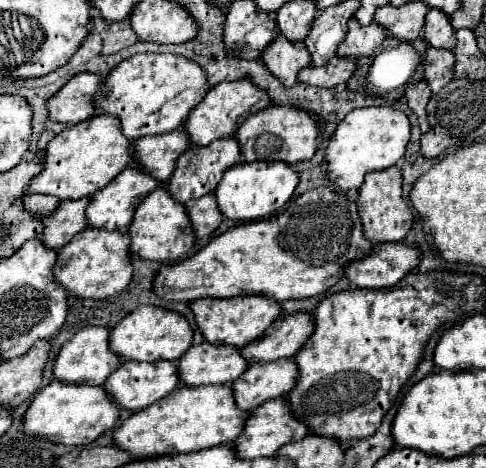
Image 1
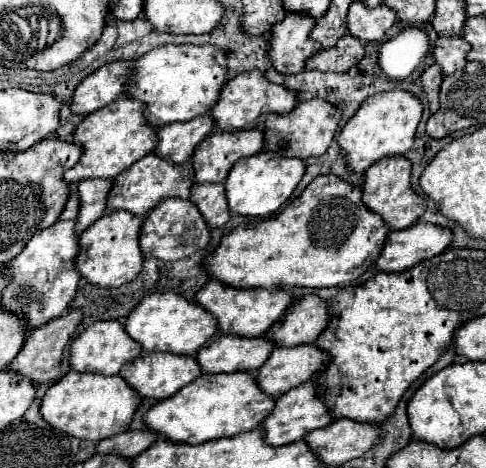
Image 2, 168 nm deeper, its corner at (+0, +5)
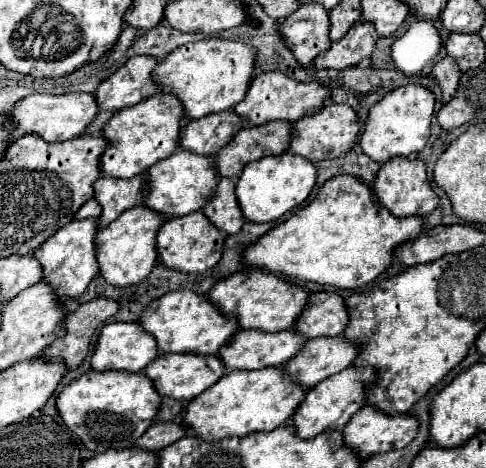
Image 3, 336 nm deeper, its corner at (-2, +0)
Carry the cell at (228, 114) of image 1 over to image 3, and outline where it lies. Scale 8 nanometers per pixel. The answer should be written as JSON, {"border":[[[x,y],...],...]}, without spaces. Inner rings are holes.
{"border":[[[262,72],[254,76],[246,98],[234,106],[234,112],[246,118],[250,126],[260,126],[272,120],[290,120],[296,122],[304,116],[316,114],[324,102],[330,98],[330,88],[320,82],[298,82],[280,72]]]}

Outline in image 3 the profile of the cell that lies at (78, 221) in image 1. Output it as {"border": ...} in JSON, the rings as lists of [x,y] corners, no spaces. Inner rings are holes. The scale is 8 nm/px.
{"border":[[[140,174],[140,178],[108,178],[100,176],[94,184],[94,198],[102,206],[102,216],[100,216],[100,228],[106,228],[110,222],[114,222],[124,210],[142,204],[144,200],[144,186],[146,186],[146,176]]]}

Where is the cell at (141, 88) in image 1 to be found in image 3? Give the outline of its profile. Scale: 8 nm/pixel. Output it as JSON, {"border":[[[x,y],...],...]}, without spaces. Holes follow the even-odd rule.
{"border":[[[204,38],[200,42],[190,42],[174,50],[166,60],[158,62],[154,70],[154,80],[172,94],[182,98],[184,114],[188,118],[202,118],[212,112],[230,110],[244,100],[248,86],[254,78],[254,58],[256,48],[224,38]]]}

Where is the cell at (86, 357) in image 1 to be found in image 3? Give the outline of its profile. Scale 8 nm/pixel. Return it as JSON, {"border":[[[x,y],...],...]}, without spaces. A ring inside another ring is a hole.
{"border":[[[138,322],[104,324],[92,356],[94,370],[142,372],[158,356],[156,340]]]}

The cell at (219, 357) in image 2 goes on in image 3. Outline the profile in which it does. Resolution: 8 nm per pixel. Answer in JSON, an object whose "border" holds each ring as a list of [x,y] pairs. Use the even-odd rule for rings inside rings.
{"border":[[[238,330],[236,336],[220,348],[218,356],[226,364],[228,370],[260,370],[268,366],[282,366],[290,358],[294,358],[302,348],[304,340],[294,330],[282,330],[282,332],[258,332],[258,330]]]}

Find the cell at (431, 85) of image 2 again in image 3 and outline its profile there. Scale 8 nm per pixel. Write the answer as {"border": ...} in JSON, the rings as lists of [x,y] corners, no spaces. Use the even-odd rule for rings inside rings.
{"border":[[[444,56],[440,62],[434,64],[432,74],[434,74],[434,78],[438,80],[438,84],[440,84],[442,92],[444,92],[444,102],[448,102],[456,94],[458,82],[462,78],[460,68],[456,66],[456,60],[450,58],[450,56]]]}

